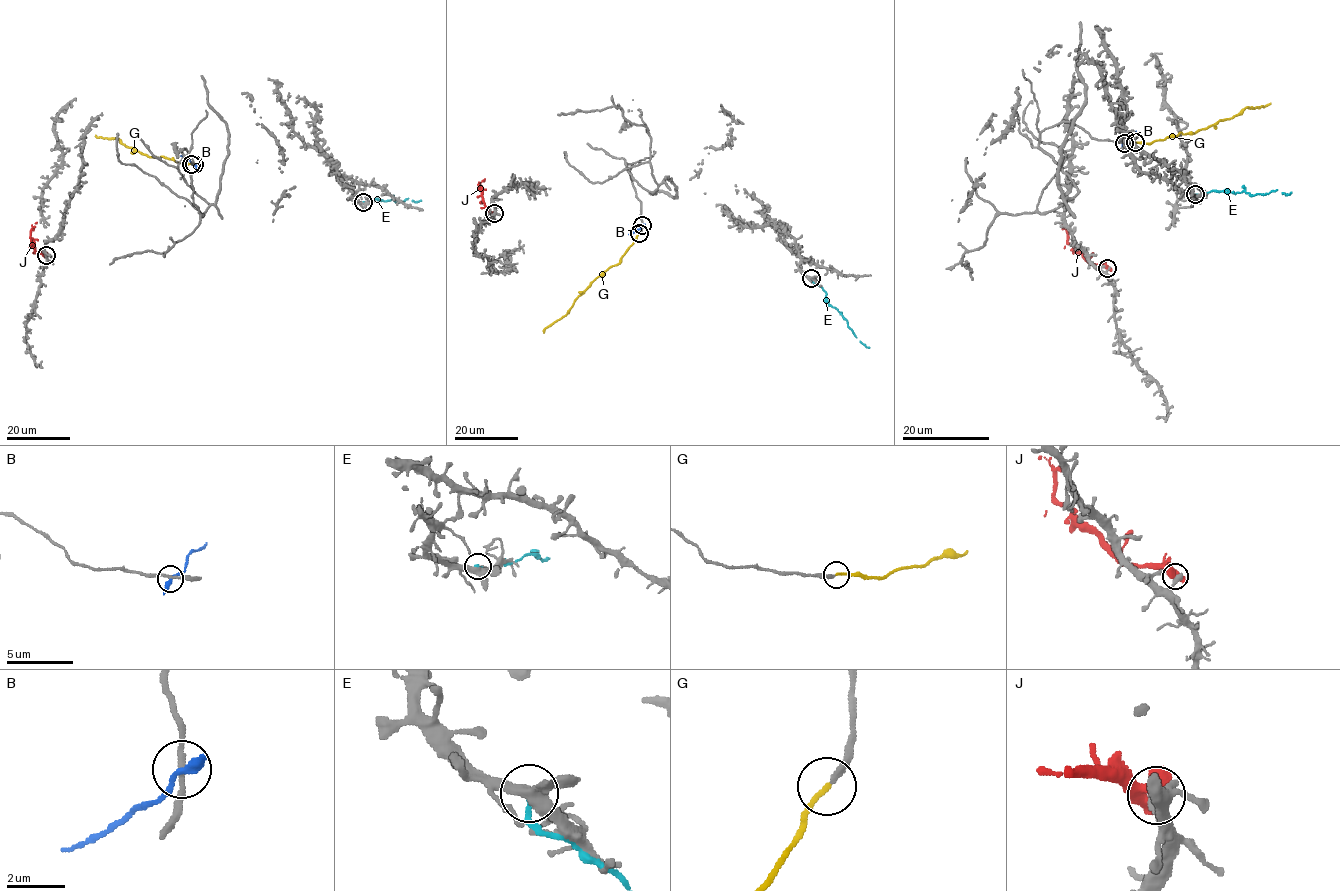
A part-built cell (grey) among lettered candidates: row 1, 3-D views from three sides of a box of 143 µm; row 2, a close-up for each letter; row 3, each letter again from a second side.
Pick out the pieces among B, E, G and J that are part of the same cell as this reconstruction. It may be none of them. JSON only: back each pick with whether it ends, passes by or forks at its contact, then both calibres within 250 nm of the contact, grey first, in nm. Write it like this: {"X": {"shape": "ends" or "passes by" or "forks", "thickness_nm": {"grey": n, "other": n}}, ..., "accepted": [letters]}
{"G": {"shape": "ends", "thickness_nm": {"grey": 260, "other": 180}}, "accepted": ["G"]}

